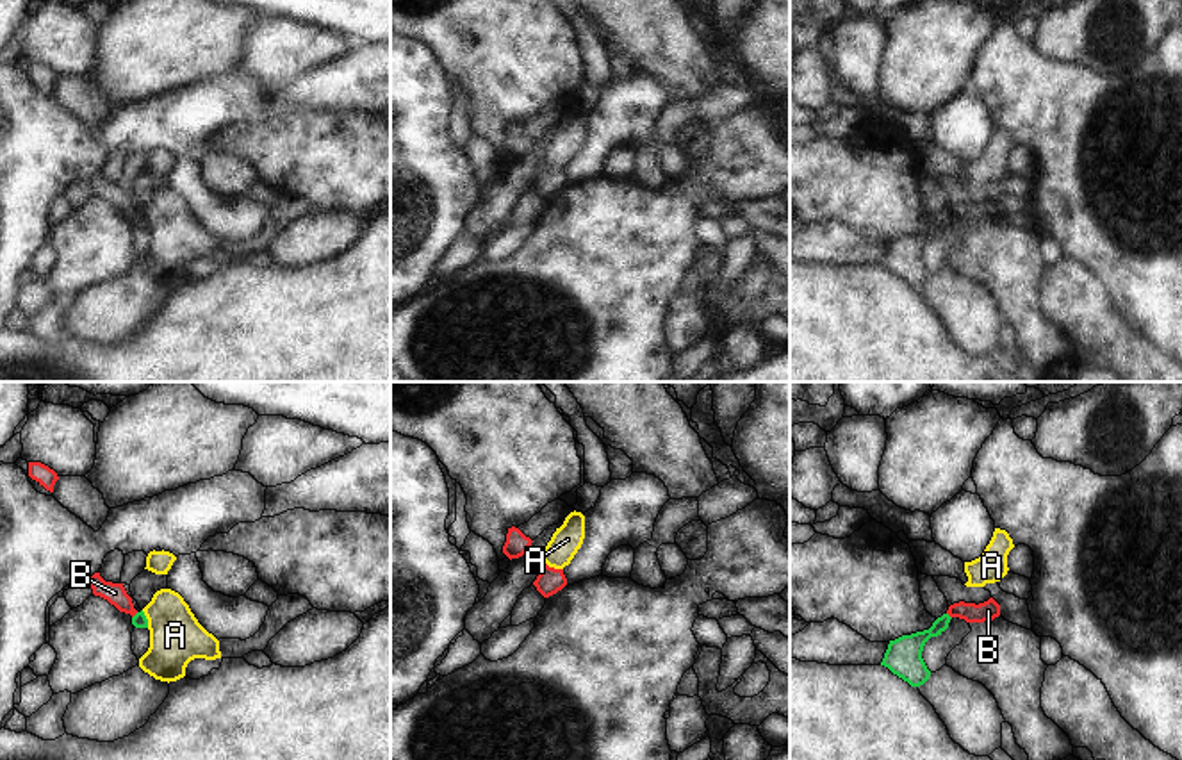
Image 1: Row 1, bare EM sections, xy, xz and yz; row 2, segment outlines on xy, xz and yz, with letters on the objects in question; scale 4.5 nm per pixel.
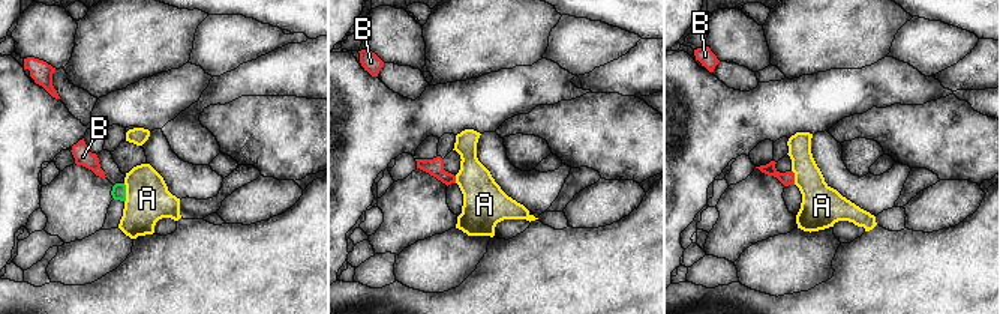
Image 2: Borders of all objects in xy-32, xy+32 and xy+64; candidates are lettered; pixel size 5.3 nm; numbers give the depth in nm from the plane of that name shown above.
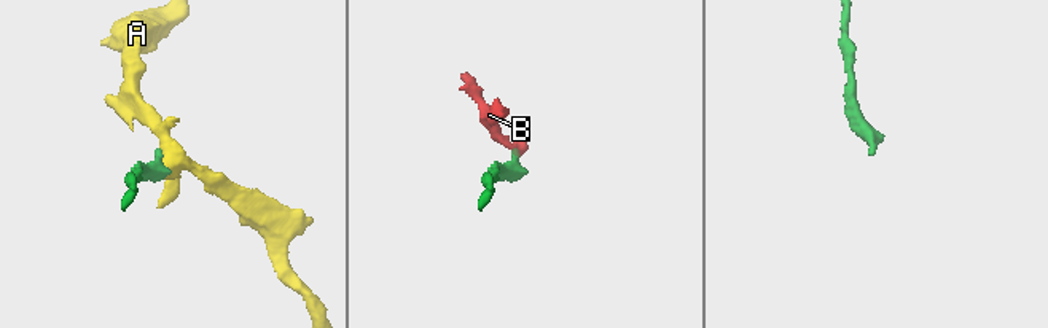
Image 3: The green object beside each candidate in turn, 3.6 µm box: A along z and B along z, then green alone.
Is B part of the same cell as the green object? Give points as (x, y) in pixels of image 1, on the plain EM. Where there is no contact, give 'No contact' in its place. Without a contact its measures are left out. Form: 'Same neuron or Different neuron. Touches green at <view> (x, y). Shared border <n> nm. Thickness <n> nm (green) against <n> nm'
Different neuron. Touches green at xy (134, 216). Shared border 40 nm. Thickness 70 nm (green) against 100 nm.

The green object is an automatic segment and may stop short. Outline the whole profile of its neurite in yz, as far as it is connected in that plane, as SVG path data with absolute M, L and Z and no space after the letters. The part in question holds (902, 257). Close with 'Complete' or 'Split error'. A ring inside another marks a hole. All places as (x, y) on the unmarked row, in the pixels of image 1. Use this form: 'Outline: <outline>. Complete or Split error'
Outline: M943 214L929 230L890 241L881 266L888 268L911 287L923 285L931 277L922 259L923 246L931 237L941 235L948 228L950 219L948 214Z. Complete.

